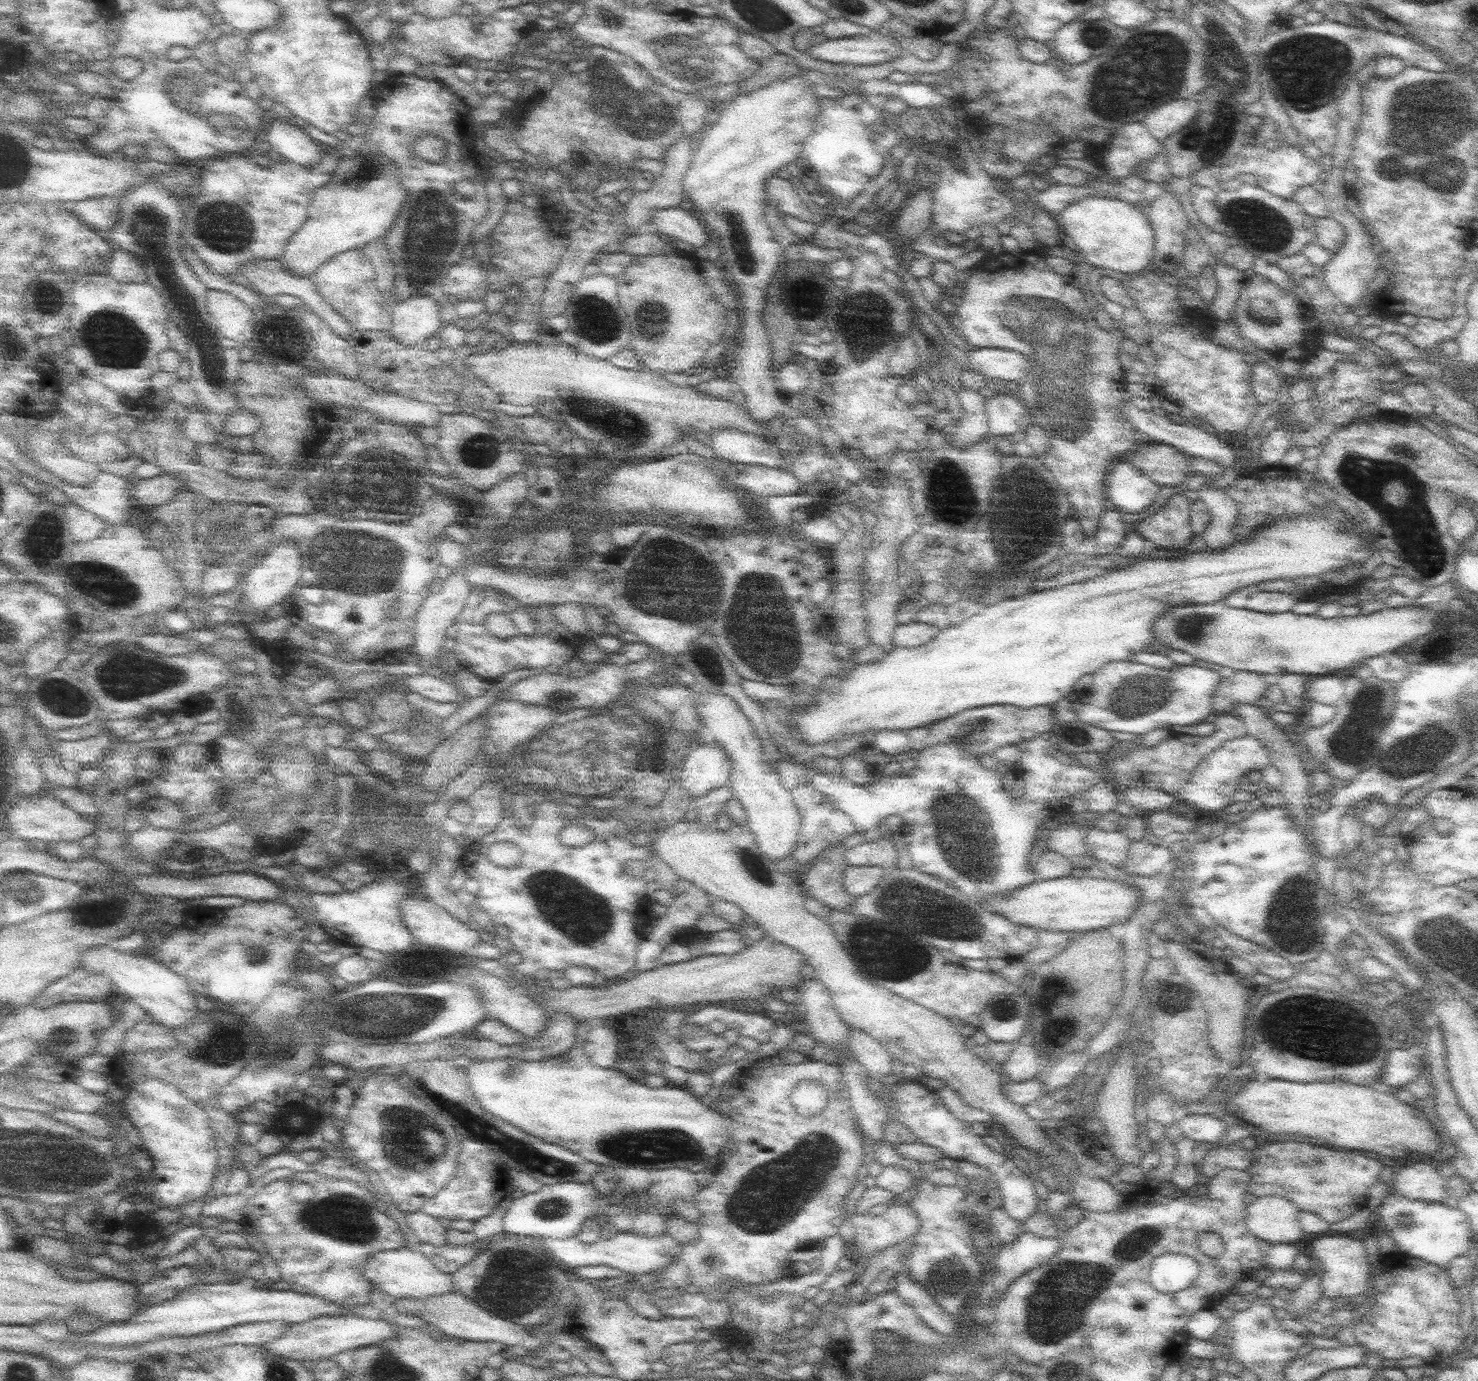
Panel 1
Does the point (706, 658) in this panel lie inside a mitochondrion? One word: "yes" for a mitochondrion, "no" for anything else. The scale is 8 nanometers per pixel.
yes

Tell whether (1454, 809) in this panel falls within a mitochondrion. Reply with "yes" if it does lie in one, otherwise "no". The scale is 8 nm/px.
no

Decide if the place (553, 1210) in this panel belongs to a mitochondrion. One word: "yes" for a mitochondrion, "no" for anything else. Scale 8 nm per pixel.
yes

